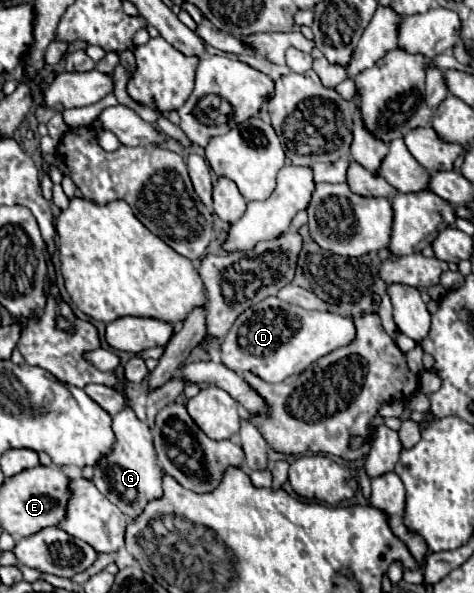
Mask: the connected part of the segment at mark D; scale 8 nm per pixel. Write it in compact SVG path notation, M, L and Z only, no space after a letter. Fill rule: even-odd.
M277 297L245 309L221 341L221 363L235 373L251 371L267 383L279 383L289 375L297 375L307 369L317 357L331 353L333 349L347 345L355 337L353 321L329 311L307 311L297 305L289 305Z

